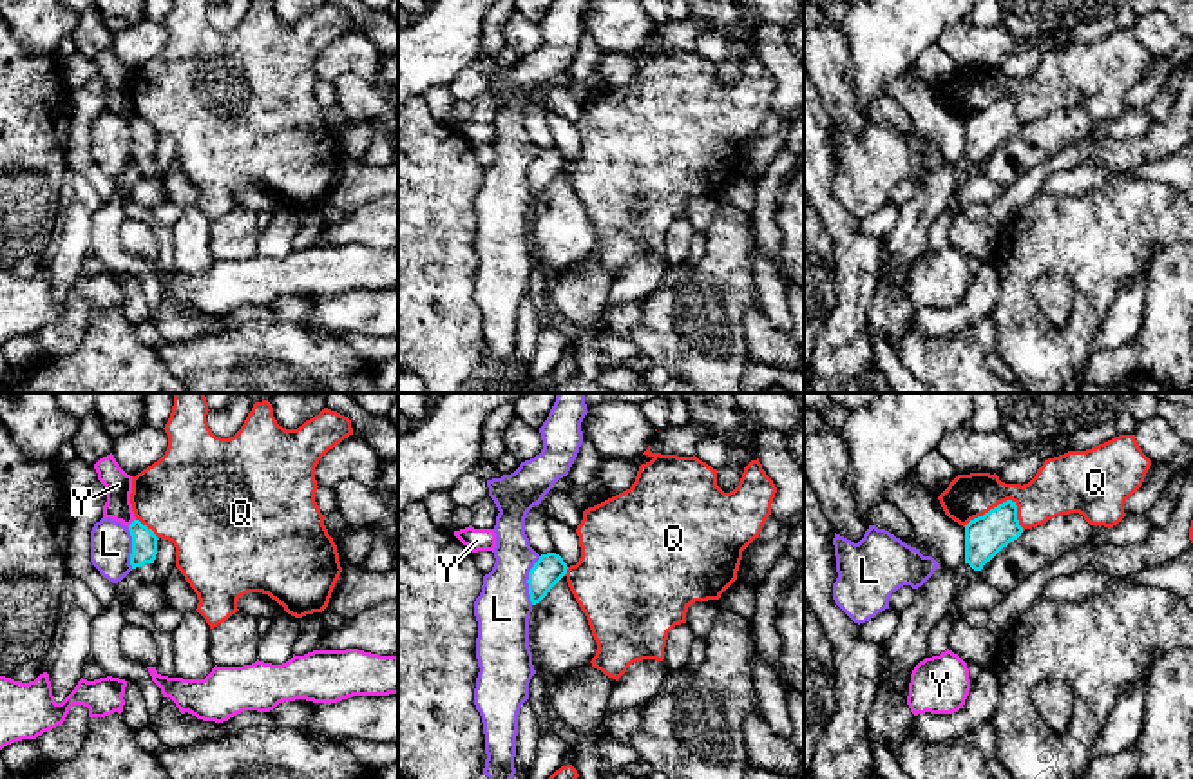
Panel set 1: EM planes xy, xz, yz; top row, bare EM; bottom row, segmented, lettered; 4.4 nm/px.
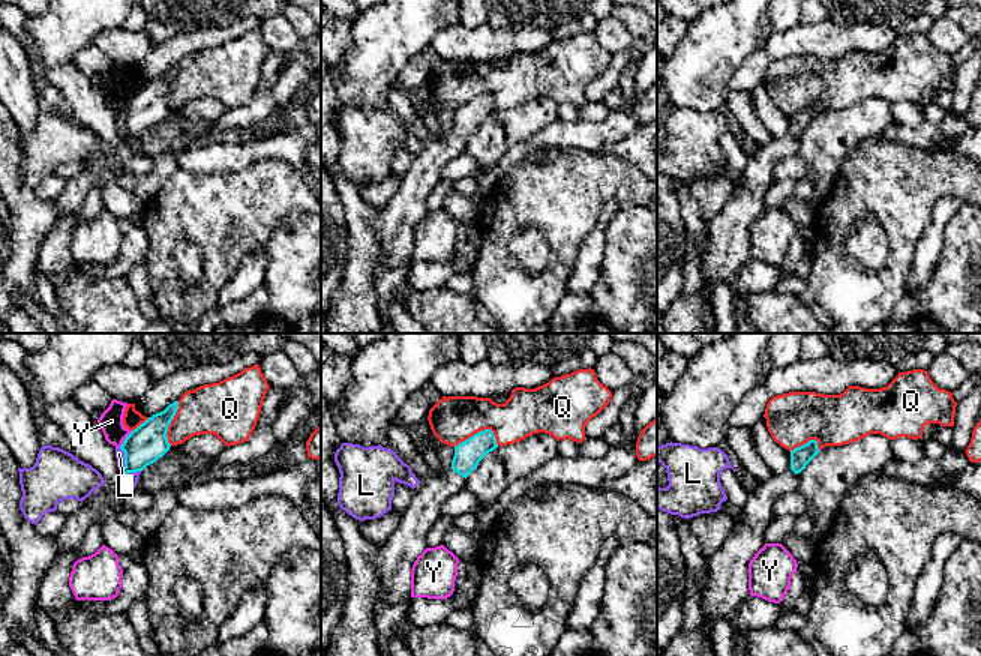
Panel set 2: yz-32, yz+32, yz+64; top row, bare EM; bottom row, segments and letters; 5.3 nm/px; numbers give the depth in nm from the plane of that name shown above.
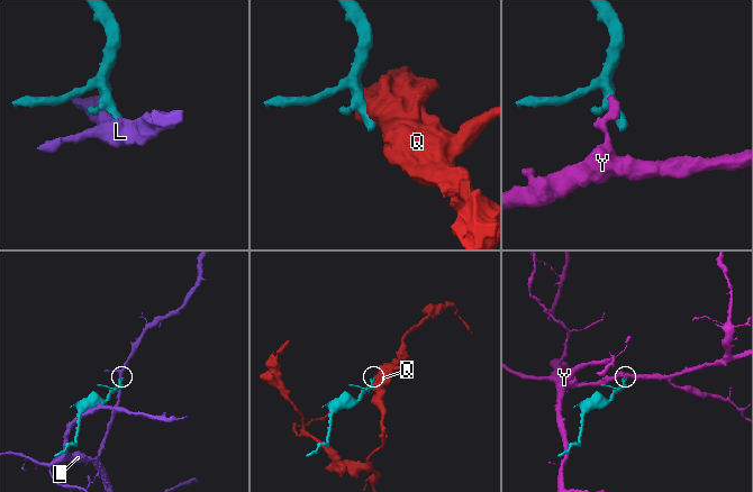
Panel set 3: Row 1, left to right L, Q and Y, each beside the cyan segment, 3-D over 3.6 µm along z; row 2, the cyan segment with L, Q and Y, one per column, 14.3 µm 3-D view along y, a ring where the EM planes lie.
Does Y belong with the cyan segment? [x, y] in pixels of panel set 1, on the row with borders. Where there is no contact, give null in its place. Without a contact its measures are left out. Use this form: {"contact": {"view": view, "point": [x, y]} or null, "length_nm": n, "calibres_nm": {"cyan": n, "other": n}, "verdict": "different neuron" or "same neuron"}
{"contact": {"view": "xy", "point": [133, 522]}, "length_nm": 50, "calibres_nm": {"cyan": 110, "other": 120}, "verdict": "different neuron"}

